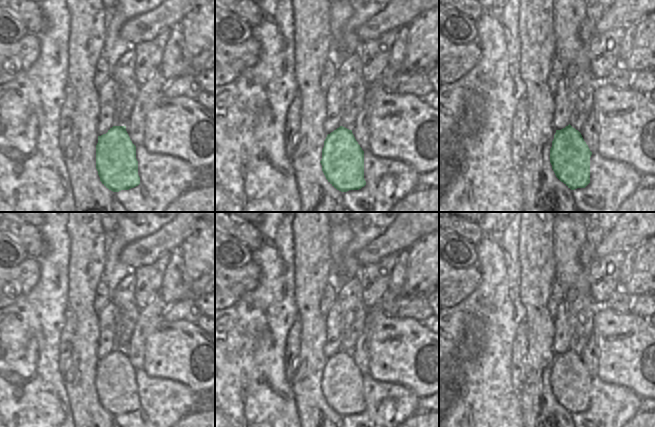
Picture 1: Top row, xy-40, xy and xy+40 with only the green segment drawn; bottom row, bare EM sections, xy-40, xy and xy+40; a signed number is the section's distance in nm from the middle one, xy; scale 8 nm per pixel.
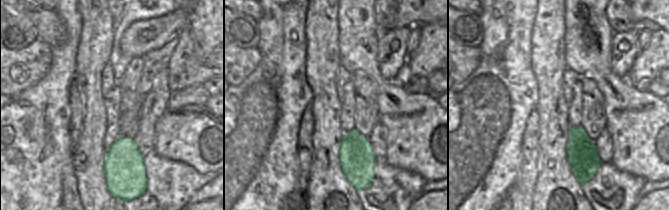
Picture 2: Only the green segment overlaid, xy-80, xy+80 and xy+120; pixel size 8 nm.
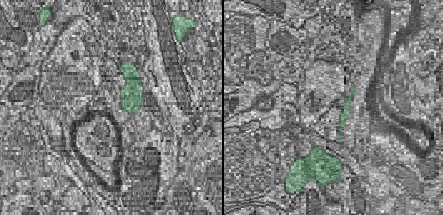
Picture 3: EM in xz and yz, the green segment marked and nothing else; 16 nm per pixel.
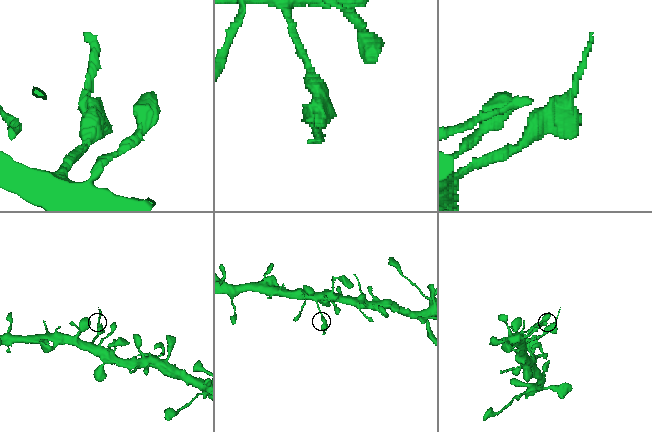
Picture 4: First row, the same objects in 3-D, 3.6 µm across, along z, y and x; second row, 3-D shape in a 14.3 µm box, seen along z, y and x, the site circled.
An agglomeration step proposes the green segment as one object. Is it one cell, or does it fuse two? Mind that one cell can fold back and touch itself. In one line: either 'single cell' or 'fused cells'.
fused cells

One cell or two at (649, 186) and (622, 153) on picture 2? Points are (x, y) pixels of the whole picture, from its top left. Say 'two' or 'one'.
two

